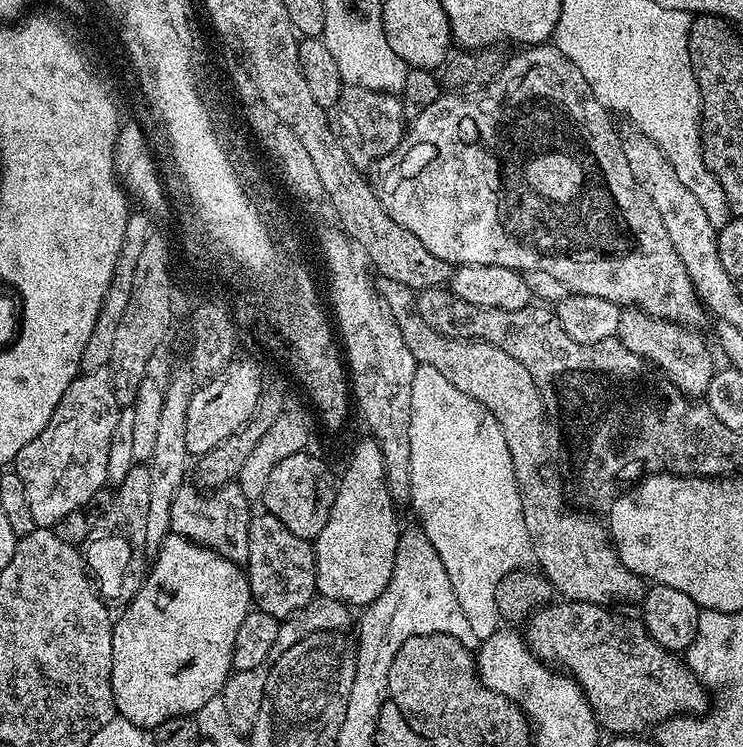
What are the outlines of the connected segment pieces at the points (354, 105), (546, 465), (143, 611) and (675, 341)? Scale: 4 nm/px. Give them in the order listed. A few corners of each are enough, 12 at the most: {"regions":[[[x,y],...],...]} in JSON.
{"regions":[[[345,86],[330,119],[361,170],[399,149],[399,95]],[[378,291],[417,364],[500,423],[532,555],[565,600],[639,605],[607,527],[564,512],[560,443],[530,370]],[[170,534],[112,625],[116,711],[223,693],[247,571]],[[641,308],[615,339],[685,396],[707,397],[714,365],[698,333]]]}

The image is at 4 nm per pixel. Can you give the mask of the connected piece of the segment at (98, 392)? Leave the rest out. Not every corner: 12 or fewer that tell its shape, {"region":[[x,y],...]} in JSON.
{"region":[[112,374],[77,376],[14,470],[37,528],[108,484]]}

